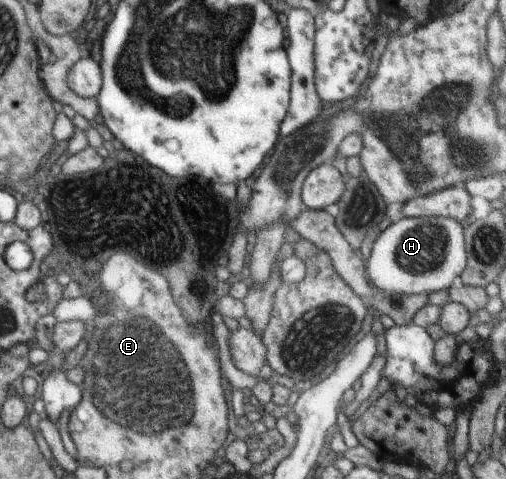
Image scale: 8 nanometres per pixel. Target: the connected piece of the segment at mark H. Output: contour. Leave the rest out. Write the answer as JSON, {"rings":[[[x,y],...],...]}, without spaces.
{"rings":[[[431,216],[431,217],[405,217],[398,222],[391,223],[376,239],[372,246],[369,258],[365,260],[366,273],[368,281],[373,286],[374,290],[383,290],[389,294],[397,295],[429,295],[432,292],[439,292],[445,288],[449,289],[455,285],[459,278],[462,276],[462,272],[466,267],[466,250],[465,250],[465,223],[457,222],[455,218],[448,218],[443,216]]]}

